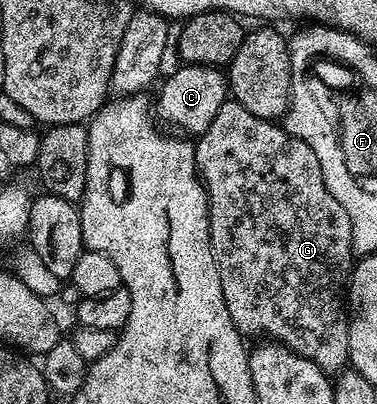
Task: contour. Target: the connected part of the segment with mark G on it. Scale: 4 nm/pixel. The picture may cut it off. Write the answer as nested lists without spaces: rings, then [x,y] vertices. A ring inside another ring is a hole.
[[[227,100],[218,109],[218,114],[206,128],[204,134],[199,135],[194,142],[196,148],[196,173],[204,184],[208,194],[208,227],[210,228],[210,244],[214,252],[214,260],[218,264],[218,276],[222,280],[222,296],[226,300],[226,308],[245,336],[264,334],[265,339],[278,342],[281,346],[290,348],[298,356],[318,364],[318,368],[325,372],[339,372],[349,365],[348,361],[348,320],[349,311],[346,309],[346,283],[349,281],[354,265],[354,251],[352,248],[352,225],[346,210],[326,188],[322,180],[322,170],[314,152],[302,140],[290,136],[283,125],[275,121],[254,116],[254,112],[246,112],[242,104],[234,100]]]

